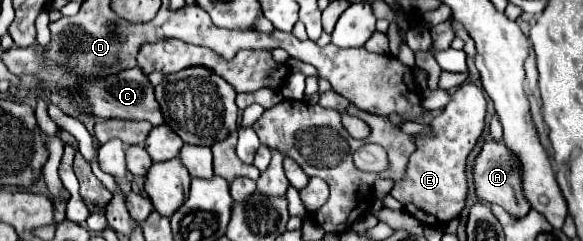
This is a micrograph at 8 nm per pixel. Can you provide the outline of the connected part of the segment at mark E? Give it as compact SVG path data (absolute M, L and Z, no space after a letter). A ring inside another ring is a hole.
M463 83L455 89L453 101L429 123L435 135L415 135L417 149L411 153L405 177L395 181L391 195L403 205L403 209L417 217L421 223L443 225L455 219L465 207L467 199L467 157L477 145L485 129L487 101L479 87Z

